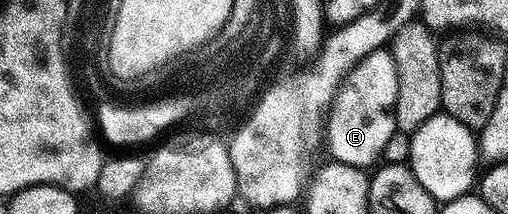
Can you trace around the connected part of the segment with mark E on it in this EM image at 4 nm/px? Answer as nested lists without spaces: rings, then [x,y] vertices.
[[[391,50],[370,53],[344,80],[328,119],[328,151],[333,160],[351,167],[371,168],[381,162],[386,141],[397,134],[398,69]]]

